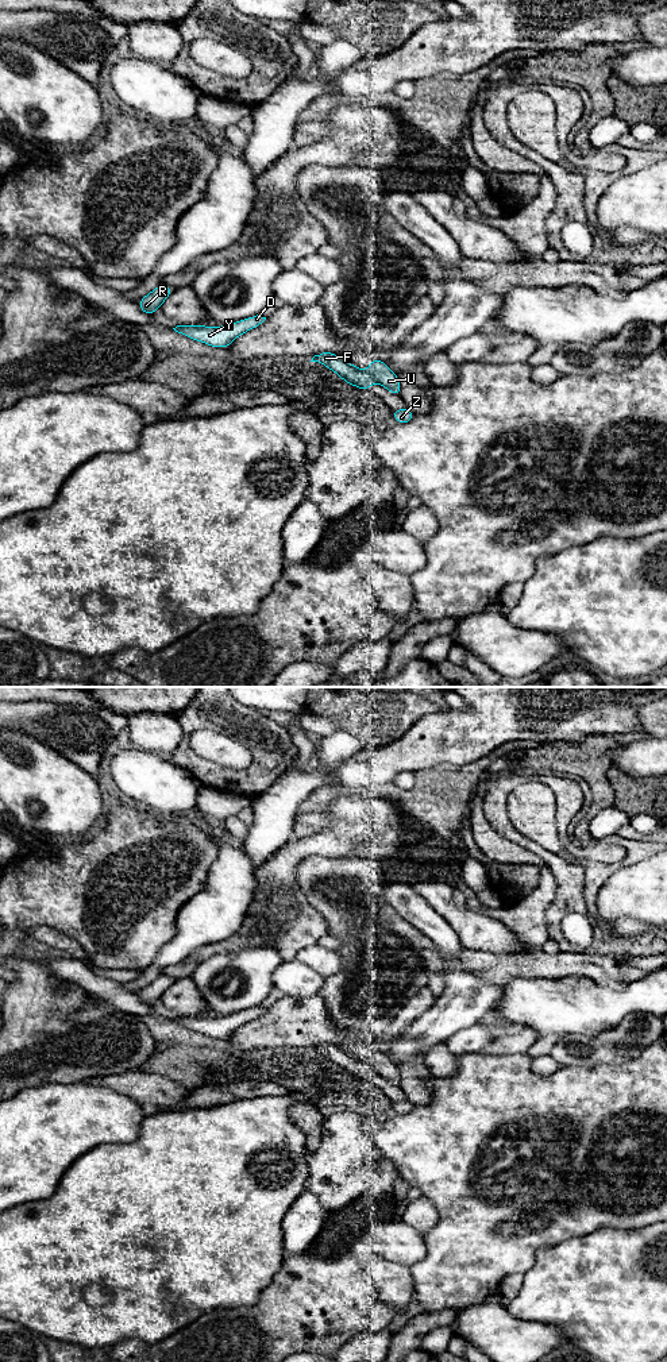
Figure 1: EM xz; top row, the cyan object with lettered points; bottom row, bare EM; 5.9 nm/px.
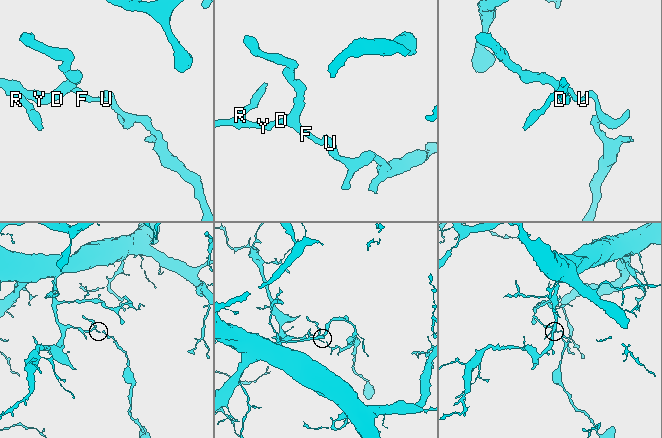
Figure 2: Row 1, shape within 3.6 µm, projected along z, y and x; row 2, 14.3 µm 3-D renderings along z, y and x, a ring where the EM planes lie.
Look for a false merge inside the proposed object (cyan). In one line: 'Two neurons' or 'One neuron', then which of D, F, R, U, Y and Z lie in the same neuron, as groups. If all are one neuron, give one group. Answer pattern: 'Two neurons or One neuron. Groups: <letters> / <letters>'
Two neurons. Groups: D F R Y / U Z

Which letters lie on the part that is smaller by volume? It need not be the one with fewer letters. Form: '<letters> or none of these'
U, Z

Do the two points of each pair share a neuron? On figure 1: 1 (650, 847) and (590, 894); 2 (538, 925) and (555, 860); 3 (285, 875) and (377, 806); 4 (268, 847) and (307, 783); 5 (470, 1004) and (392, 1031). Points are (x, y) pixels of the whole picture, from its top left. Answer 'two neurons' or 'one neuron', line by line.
1: one neuron
2: two neurons
3: one neuron
4: one neuron
5: two neurons

